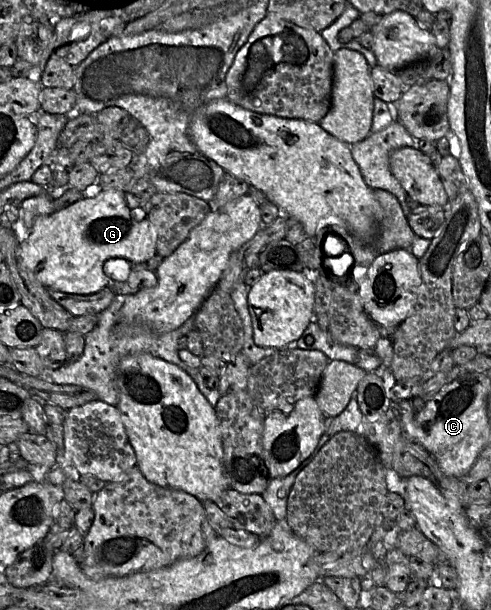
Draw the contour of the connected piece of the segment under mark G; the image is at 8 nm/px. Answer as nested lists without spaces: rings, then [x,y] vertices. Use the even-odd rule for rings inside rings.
[[[117,189],[102,190],[97,195],[73,203],[67,208],[44,215],[35,221],[24,239],[19,243],[22,265],[33,272],[38,281],[49,290],[71,294],[92,294],[104,288],[113,288],[114,283],[125,281],[129,268],[146,262],[156,253],[157,234],[142,208],[131,211],[125,203],[125,193]],[[116,262],[125,264],[127,270],[119,275]]]

